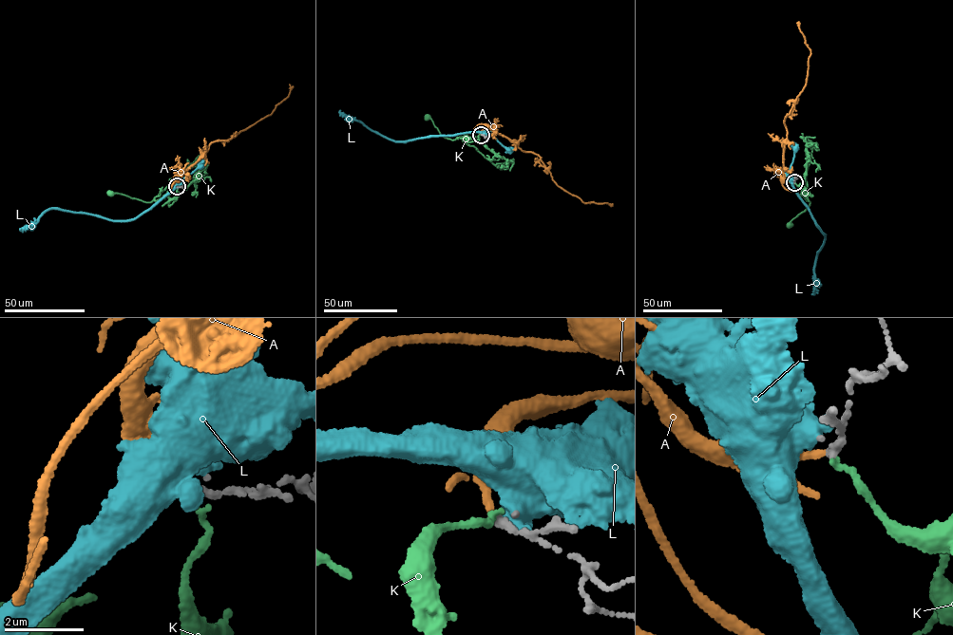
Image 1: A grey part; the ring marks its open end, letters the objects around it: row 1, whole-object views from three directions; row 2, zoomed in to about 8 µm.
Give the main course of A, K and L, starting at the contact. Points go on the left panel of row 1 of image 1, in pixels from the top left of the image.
A: (177, 186), (176, 181), (181, 173), (203, 156), (211, 142), (227, 140), (272, 113), (288, 97), (289, 84)
K: (177, 187), (178, 196), (149, 202), (110, 193)
L: (178, 186), (134, 218), (113, 221), (51, 209), (33, 223), (20, 229)

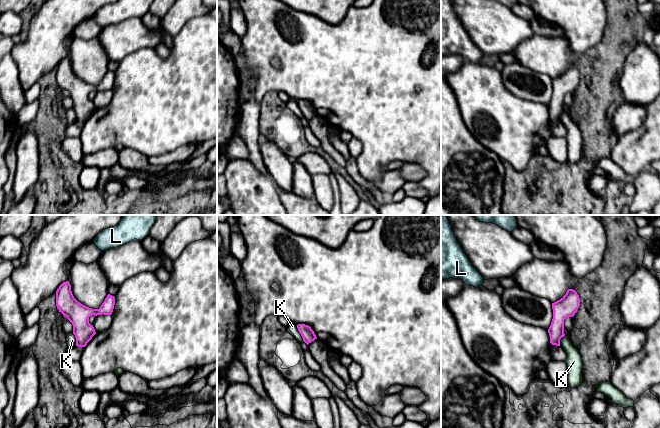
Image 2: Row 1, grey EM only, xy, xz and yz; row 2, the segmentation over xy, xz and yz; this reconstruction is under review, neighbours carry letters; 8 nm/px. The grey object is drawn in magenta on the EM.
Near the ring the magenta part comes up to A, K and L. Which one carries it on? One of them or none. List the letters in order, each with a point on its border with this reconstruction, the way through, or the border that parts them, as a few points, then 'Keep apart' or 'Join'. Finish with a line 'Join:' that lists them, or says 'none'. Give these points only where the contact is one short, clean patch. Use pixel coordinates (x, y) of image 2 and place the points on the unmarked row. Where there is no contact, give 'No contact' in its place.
A: No contact. Join
K: Touches magenta at xz (301, 111). Boundary: xz (297, 105), (304, 117). Keep apart
L: No contact. Keep apart
Join: A

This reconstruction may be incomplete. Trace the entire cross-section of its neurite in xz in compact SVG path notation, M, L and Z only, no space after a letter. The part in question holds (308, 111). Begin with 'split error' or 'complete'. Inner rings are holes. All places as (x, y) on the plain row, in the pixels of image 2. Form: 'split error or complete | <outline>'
complete | M298 100L297 101L298 107L301 110L303 117L308 121L315 115L317 115L314 107L311 105L310 102L305 100Z

